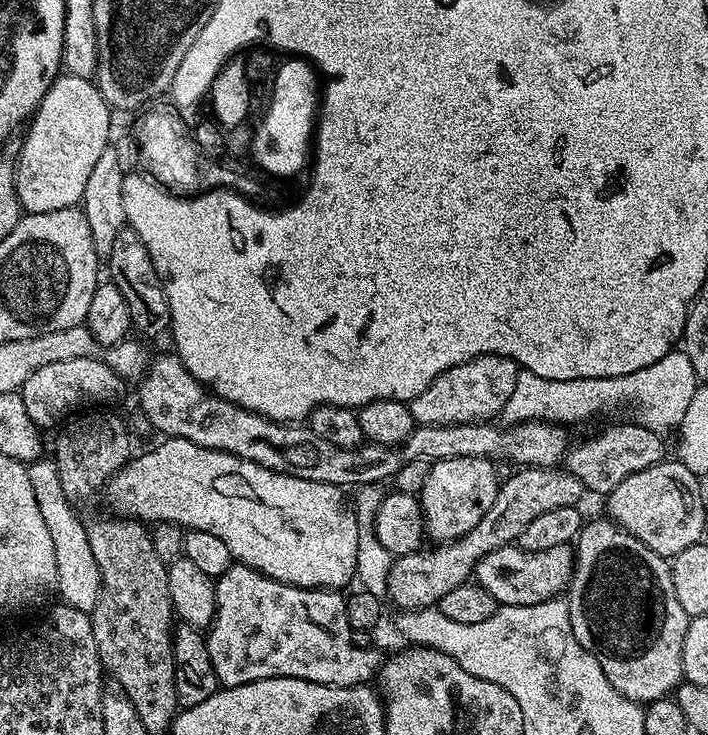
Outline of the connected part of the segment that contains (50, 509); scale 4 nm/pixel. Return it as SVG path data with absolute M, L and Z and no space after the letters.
M51 459L33 460L27 465L27 469L30 474L30 486L34 486L34 498L38 498L38 510L42 510L46 530L50 530L50 538L54 538L58 592L60 588L61 594L64 595L61 596L63 603L91 613L100 593L100 571L98 562L94 562L94 554L90 550L85 525L80 525L79 518L72 513L73 505L62 490L62 478L58 478L55 463Z

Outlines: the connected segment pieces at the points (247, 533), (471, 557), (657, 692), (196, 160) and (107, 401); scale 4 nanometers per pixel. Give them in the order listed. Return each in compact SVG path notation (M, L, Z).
M175 438L161 439L157 448L149 452L133 455L123 468L112 475L106 485L108 492L108 504L113 508L115 515L120 518L131 518L141 522L155 522L156 524L179 524L185 530L206 530L206 534L215 534L226 542L230 549L233 561L244 564L248 568L258 570L264 576L274 578L283 584L293 584L299 588L331 588L333 590L343 589L343 584L353 583L356 574L356 560L360 556L360 531L356 525L355 511L344 505L343 487L334 484L323 484L322 482L310 482L306 478L294 478L284 472L275 472L266 466L258 466L253 460L243 460L234 454L226 454L218 450L210 450L206 446L198 446L189 440L177 440Z
M524 466L513 472L516 473L509 480L505 479L501 483L498 498L494 498L494 506L490 506L490 510L486 510L484 517L472 529L466 530L466 534L456 540L432 546L436 548L424 546L419 552L393 559L392 566L388 569L386 596L397 604L397 609L415 610L439 605L440 600L450 594L450 590L458 590L458 586L473 579L476 563L486 558L490 550L516 544L522 530L526 530L534 518L547 514L550 510L558 510L561 506L577 507L581 503L579 500L586 496L584 484L560 466Z
M611 518L603 519L589 519L574 541L576 569L572 575L572 583L568 585L566 593L570 626L574 630L574 638L578 638L578 642L582 647L590 654L594 654L594 658L598 658L598 666L602 666L602 670L606 674L606 678L614 686L614 690L618 690L618 694L622 694L628 700L634 700L641 706L647 706L654 700L671 697L684 680L682 642L686 638L690 618L686 614L686 610L682 610L682 602L678 602L678 594L674 594L674 582L672 581L672 570L669 561L663 556L654 554L654 550L650 550L642 542L638 542L638 538L631 536L625 528L618 527Z
M168 106L165 112L152 112L141 118L140 125L134 132L139 149L139 163L160 183L157 185L161 189L185 198L191 197L205 187L204 180L200 177L200 148L196 145L195 138L197 139L189 121L183 120L175 107Z
M95 355L66 358L66 362L50 362L48 366L42 366L37 372L30 374L22 395L26 414L30 414L37 428L47 430L51 424L59 422L60 416L74 411L75 408L88 410L93 406L112 406L119 398L122 378L103 359L96 359Z

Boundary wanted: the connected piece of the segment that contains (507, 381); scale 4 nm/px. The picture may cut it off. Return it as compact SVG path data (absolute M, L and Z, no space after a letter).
M479 356L438 374L422 394L407 401L408 409L420 426L483 424L503 413L510 394L514 394L514 382L518 382L521 371L519 364L505 356Z

